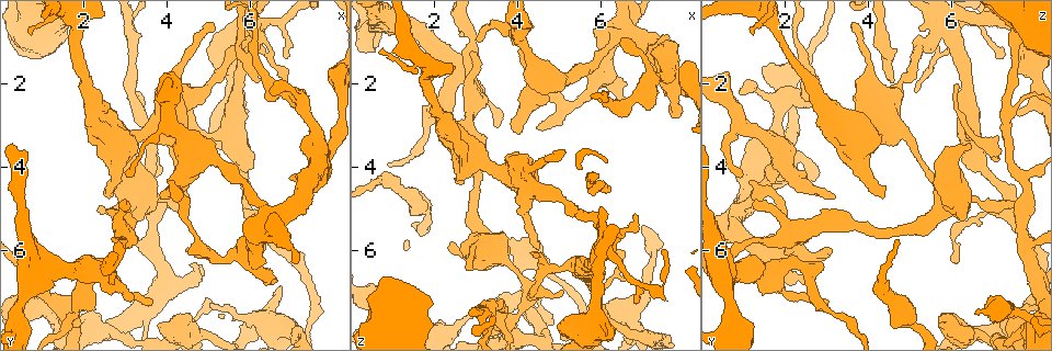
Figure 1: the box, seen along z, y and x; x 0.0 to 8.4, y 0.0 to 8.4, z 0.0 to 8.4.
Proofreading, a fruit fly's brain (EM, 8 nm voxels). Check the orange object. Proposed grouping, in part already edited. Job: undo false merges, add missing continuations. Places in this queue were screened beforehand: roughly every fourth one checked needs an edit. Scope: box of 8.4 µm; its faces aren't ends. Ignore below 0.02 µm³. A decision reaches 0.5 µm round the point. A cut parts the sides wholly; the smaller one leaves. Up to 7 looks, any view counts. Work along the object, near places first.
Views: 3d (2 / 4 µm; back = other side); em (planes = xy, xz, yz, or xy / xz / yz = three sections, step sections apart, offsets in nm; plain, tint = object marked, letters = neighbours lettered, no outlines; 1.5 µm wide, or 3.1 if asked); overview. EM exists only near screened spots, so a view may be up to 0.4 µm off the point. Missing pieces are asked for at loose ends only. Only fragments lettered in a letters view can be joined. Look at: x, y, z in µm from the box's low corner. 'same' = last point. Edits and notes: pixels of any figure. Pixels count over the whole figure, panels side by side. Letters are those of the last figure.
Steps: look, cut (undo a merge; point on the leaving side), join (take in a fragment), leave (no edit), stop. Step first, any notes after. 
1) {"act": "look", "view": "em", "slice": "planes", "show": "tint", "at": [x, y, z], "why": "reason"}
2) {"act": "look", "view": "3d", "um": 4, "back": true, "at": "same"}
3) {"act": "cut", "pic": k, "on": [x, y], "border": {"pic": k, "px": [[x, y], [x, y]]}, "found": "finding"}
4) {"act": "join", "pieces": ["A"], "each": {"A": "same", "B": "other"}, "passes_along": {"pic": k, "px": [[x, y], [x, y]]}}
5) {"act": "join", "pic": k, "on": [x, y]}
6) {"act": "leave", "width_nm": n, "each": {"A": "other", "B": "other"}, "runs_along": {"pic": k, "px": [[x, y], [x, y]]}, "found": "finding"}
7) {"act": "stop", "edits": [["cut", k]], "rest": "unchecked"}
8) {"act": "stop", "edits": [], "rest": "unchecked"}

{"act": "look", "view": "3d", "um": 4, "back": true, "at": [6.85, 1.40, 7.20], "why": "free end"}

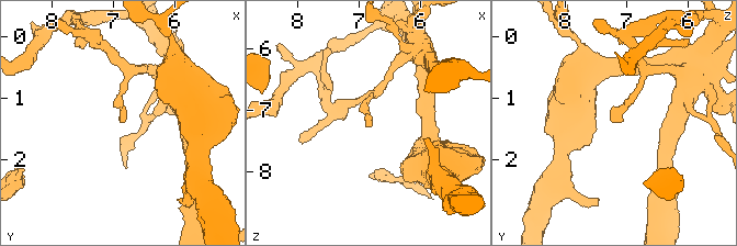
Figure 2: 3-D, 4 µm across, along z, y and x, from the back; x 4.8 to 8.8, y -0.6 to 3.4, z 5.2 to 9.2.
{"act": "look", "view": "em", "slice": "planes", "show": "plain", "at": [6.80, 1.40, 7.15], "why": "now the EM"}

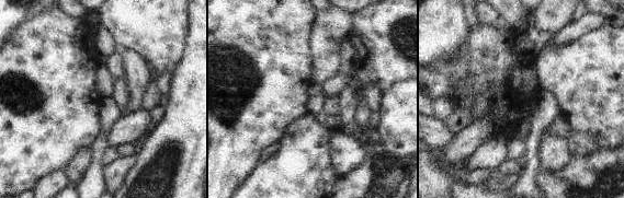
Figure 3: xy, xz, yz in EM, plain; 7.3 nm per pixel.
{"act": "look", "view": "em", "slice": "planes", "show": "letters", "at": "same"}

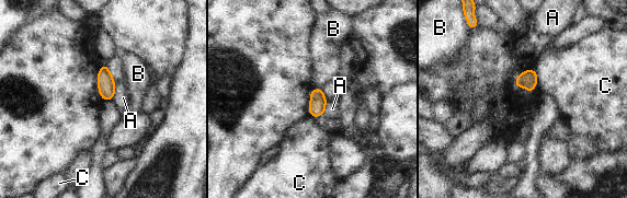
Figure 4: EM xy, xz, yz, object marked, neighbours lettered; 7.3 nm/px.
{"act": "leave", "each": {"A": "other", "B": "other", "C": "other"}, "border": {"pic": 4, "px": [[115, 84], [115, 95], [112, 98]]}, "found": "none of them fits"}

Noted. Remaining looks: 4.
{"act": "look", "view": "3d", "um": 2, "at": [3.15, 0.95, 7.60], "why": "a narrow waist"}

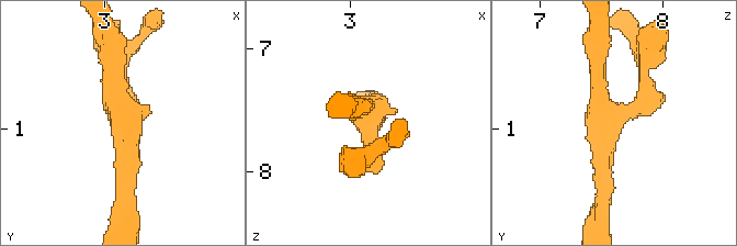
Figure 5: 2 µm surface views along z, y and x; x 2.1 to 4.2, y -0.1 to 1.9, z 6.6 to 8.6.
{"act": "look", "view": "em", "slice": "planes", "show": "letters", "at": [3.16, 0.92, 7.54], "arms": 3, "arm_widths_nm": [160, 190, 200]}

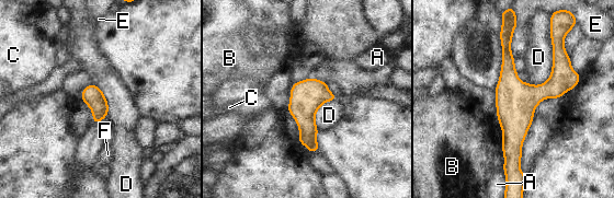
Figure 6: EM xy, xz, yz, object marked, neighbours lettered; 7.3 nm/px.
{"act": "leave", "longest_contact_nm": ["D", 420], "each": {"A": "other", "B": "other", "C": "other", "D": "other", "E": "other", "F": "other"}, "border": {"pic": 6, "px": [[550, 33], [550, 76], [532, 85]]}, "found": "one cell here"}

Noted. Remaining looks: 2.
{"act": "look", "view": "3d", "um": 2, "at": [3.85, 7.80, 5.70], "why": "thick end"}

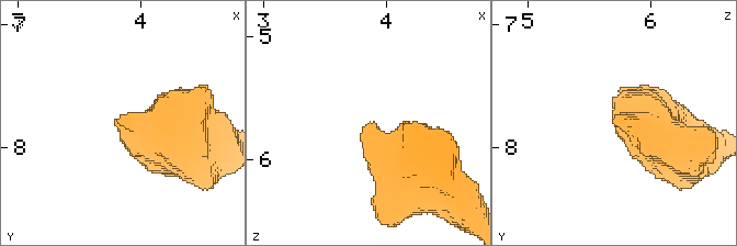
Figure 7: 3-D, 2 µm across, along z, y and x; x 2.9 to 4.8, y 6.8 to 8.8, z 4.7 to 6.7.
{"act": "look", "view": "em", "slice": "planes", "show": "letters", "at": [3.86, 7.74, 5.68], "why": "shape alone is not enough"}

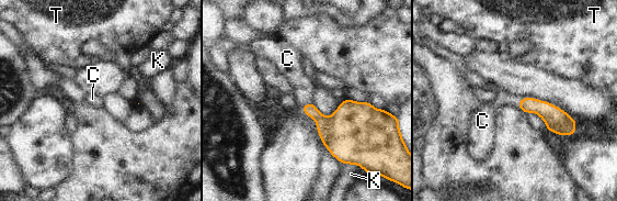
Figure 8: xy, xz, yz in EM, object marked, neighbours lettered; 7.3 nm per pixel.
{"act": "join", "pieces": ["C"], "each": {"C": "same", "K": "other", "T": "other"}, "passes_along": {"pic": 8, "px": [[551, 114], [520, 102], [487, 111]]}, "found": "it goes on there"}

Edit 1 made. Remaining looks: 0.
{"act": "stop", "edits": [["join", 8]], "rest": "unchecked"}

